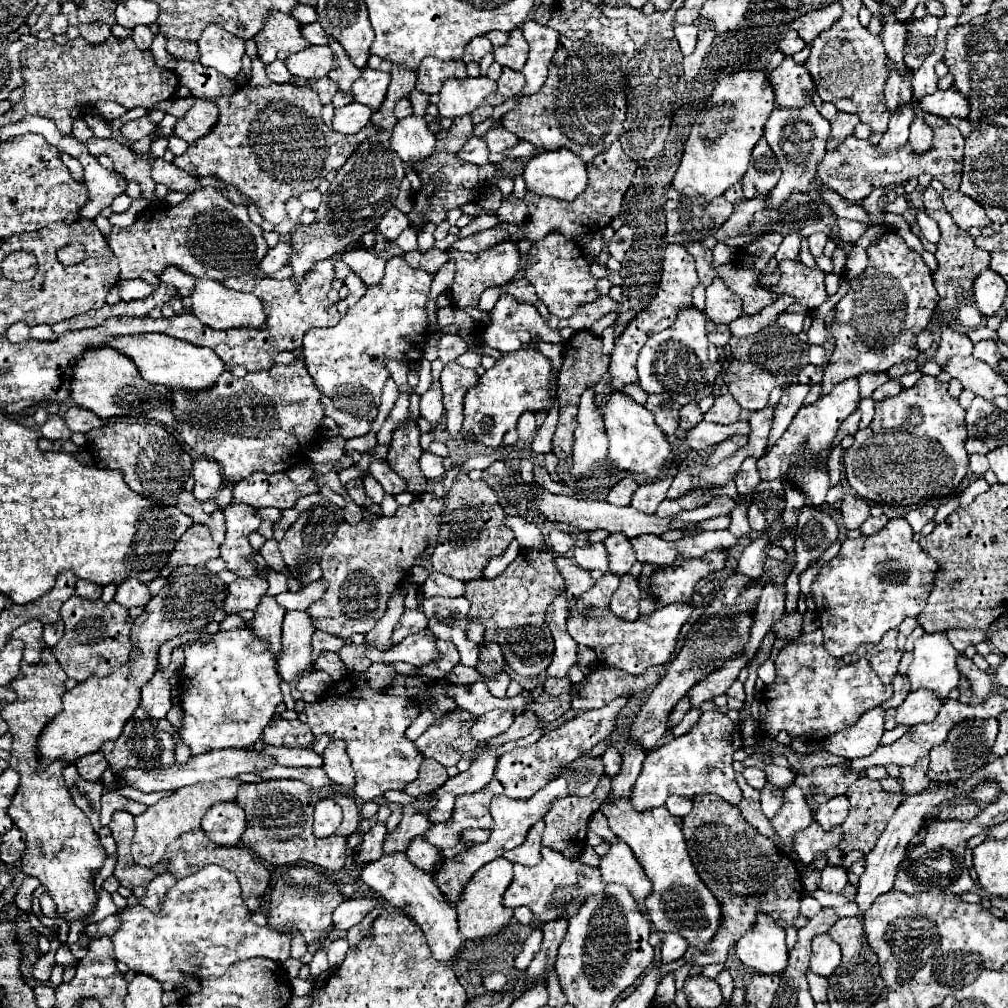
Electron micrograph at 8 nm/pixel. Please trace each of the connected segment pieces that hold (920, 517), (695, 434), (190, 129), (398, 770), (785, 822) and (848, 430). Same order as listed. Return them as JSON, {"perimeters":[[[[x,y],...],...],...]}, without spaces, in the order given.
{"perimeters":[[[[928,505],[928,507],[920,507],[920,509],[914,509],[914,511],[908,511],[908,513],[906,513],[906,521],[910,523],[912,531],[918,533],[928,521],[932,521],[934,513],[936,513],[936,509],[930,507],[930,505]]],[[[736,421],[734,425],[716,425],[716,423],[698,423],[696,427],[692,427],[690,431],[686,431],[684,435],[684,445],[692,451],[706,451],[712,445],[718,445],[720,441],[724,441],[730,435],[736,433],[750,433],[750,427],[746,421]]],[[[198,99],[188,109],[188,113],[176,121],[172,135],[188,143],[196,141],[198,137],[204,137],[206,133],[210,133],[216,119],[218,119],[218,107],[206,99]]],[[[370,665],[364,673],[352,675],[346,695],[324,695],[320,701],[306,703],[304,713],[316,739],[328,735],[346,741],[346,751],[356,773],[354,793],[362,801],[372,801],[384,791],[402,791],[406,783],[418,777],[424,755],[404,733],[418,717],[418,703],[412,697],[394,697],[384,693],[400,673],[394,667]]],[[[786,789],[784,805],[770,823],[772,827],[808,827],[812,823],[812,813],[802,789]]],[[[856,409],[854,413],[850,413],[850,415],[842,421],[842,425],[838,427],[838,433],[836,433],[836,439],[834,439],[834,445],[832,445],[832,447],[836,447],[846,435],[854,435],[854,433],[858,431],[858,421],[860,421],[860,409]]]]}

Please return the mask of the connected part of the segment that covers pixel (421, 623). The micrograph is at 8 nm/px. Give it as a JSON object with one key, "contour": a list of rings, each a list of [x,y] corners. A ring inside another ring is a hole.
{"contour":[[[406,609],[404,615],[402,615],[402,619],[398,621],[398,625],[394,627],[392,643],[402,641],[406,635],[424,631],[426,627],[428,627],[428,619],[426,619],[426,615],[422,611],[418,611],[418,609]]]}

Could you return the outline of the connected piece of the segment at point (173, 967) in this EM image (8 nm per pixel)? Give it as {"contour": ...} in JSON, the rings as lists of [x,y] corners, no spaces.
{"contour":[[[206,865],[198,873],[178,881],[166,893],[162,913],[156,915],[136,905],[126,909],[120,919],[122,927],[112,937],[116,959],[126,963],[134,973],[146,973],[162,983],[174,983],[178,999],[188,992],[180,980],[182,975],[196,979],[216,977],[226,973],[228,965],[238,959],[270,957],[284,963],[290,957],[290,937],[282,937],[282,933],[270,927],[254,925],[240,897],[240,885],[234,873],[218,865]]]}

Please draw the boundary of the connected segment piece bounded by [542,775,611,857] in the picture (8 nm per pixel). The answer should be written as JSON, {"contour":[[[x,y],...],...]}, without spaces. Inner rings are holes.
{"contour":[[[608,775],[603,776],[598,787],[594,789],[592,795],[588,797],[566,797],[566,799],[560,799],[552,805],[552,809],[546,813],[544,817],[544,823],[546,823],[546,831],[544,831],[544,837],[542,837],[542,845],[550,847],[550,849],[556,849],[560,853],[564,853],[566,857],[578,857],[580,851],[584,849],[584,839],[586,839],[586,833],[588,833],[588,817],[600,809],[600,805],[604,803],[606,799],[606,793],[611,789],[611,777]]]}

